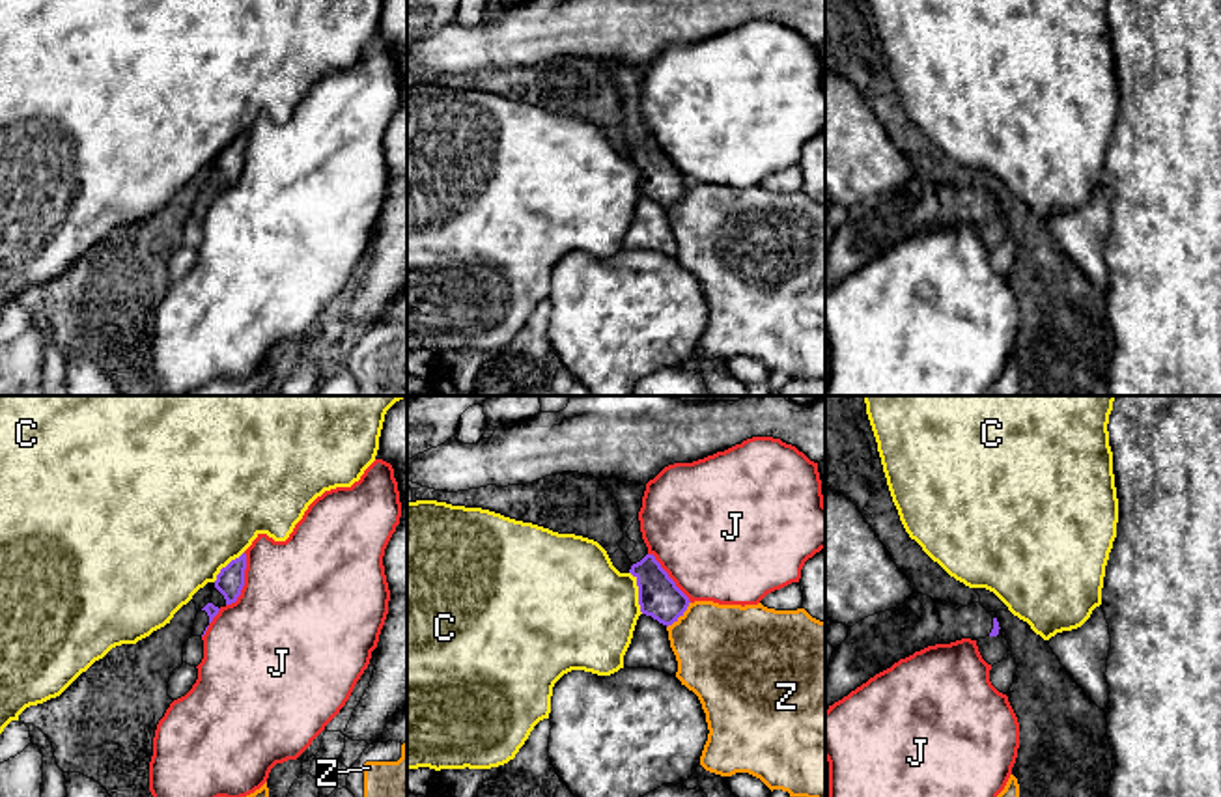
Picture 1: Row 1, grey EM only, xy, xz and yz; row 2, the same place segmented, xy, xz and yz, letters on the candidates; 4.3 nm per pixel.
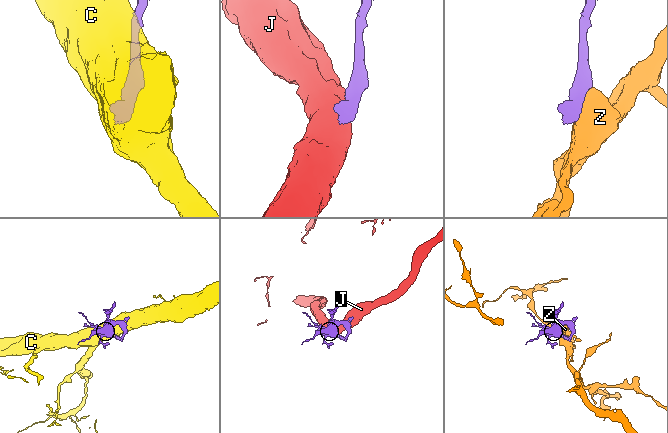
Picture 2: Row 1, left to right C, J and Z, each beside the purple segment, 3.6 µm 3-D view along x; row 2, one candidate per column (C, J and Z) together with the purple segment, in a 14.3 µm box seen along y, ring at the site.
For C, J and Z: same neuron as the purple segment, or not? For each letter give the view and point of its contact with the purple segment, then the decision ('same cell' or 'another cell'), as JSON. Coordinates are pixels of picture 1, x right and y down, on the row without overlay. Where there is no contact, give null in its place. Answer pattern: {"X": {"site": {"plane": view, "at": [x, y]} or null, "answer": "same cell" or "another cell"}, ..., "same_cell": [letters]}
{"C": {"site": {"plane": "xz", "at": [639, 174]}, "answer": "another cell"}, "J": {"site": {"plane": "xy", "at": [243, 163]}, "answer": "another cell"}, "Z": {"site": {"plane": "xz", "at": [680, 196]}, "answer": "another cell"}, "same_cell": []}

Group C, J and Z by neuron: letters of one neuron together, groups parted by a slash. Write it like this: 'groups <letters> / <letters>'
groups C / J / Z

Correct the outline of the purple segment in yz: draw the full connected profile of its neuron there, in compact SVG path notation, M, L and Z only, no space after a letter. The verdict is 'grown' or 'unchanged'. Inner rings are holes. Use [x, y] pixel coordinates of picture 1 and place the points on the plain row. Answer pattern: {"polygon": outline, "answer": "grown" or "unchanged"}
{"polygon": "M913 174L896 190L868 198L849 209L848 220L835 230L831 239L829 259L825 265L825 287L842 282L876 256L891 250L894 245L915 233L961 220L978 222L997 218L999 211L997 200L993 200L980 185L961 189Z", "answer": "grown"}

